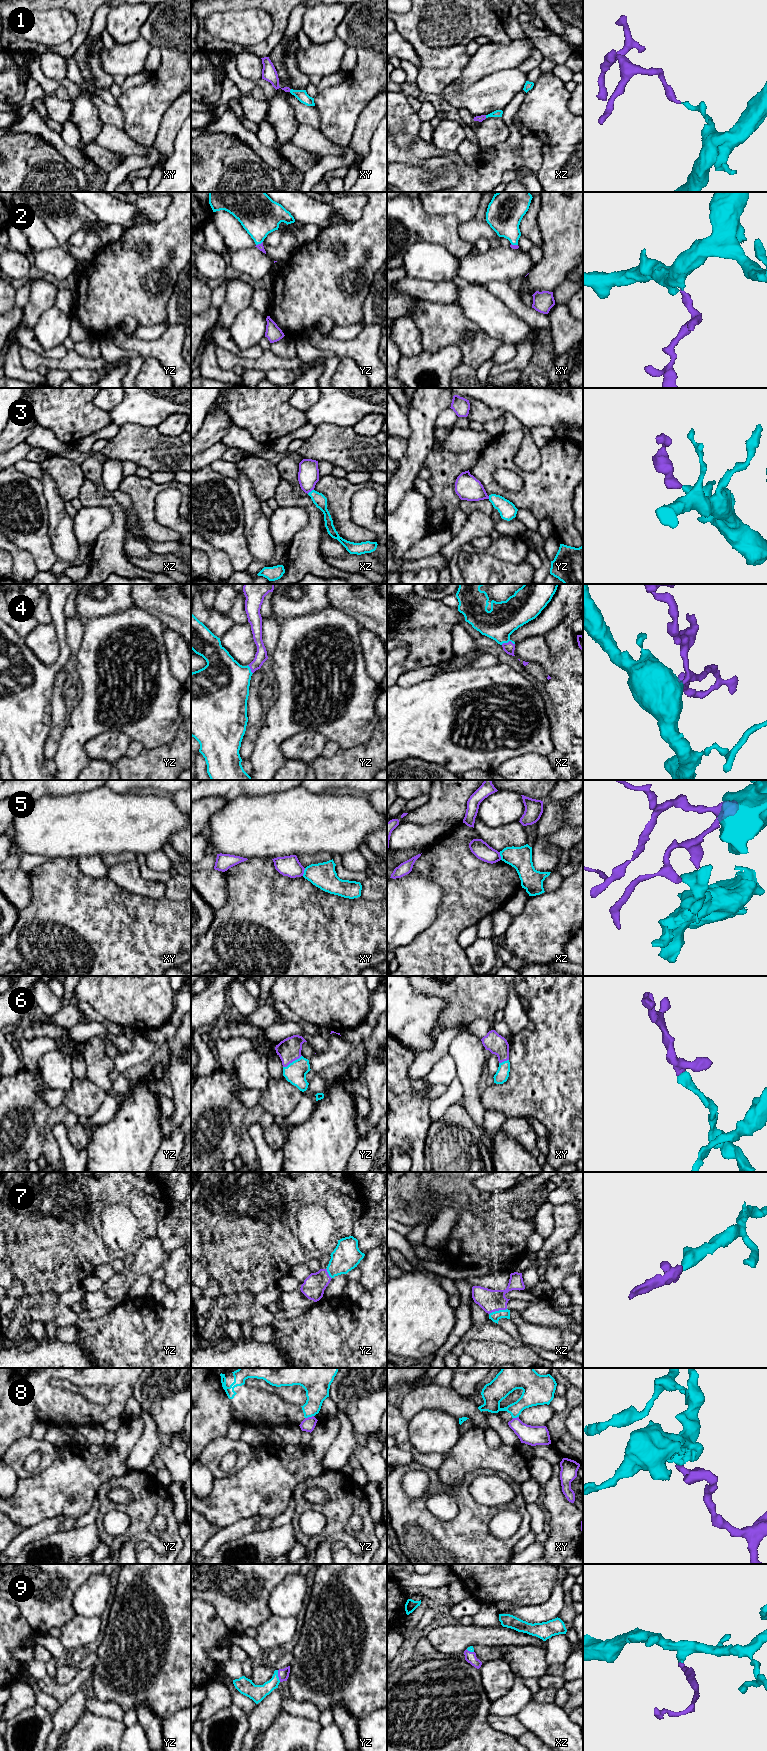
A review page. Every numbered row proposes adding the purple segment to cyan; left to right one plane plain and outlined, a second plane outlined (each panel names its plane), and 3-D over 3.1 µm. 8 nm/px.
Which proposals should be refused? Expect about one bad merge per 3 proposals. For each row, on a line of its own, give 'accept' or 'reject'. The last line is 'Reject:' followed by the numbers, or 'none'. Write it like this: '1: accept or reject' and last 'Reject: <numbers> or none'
1: accept
2: accept
3: reject
4: accept
5: reject
6: accept
7: accept
8: reject
9: accept
Reject: 3, 5, 8

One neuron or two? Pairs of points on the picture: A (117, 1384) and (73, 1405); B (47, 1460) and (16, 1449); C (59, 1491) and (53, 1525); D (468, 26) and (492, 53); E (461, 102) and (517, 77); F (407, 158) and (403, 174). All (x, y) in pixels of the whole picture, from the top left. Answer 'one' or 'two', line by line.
A: one
B: one
C: two
D: two
E: one
F: two

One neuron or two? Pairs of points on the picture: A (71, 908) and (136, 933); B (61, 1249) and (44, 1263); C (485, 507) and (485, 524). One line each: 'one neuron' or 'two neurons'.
A: one neuron
B: one neuron
C: two neurons

